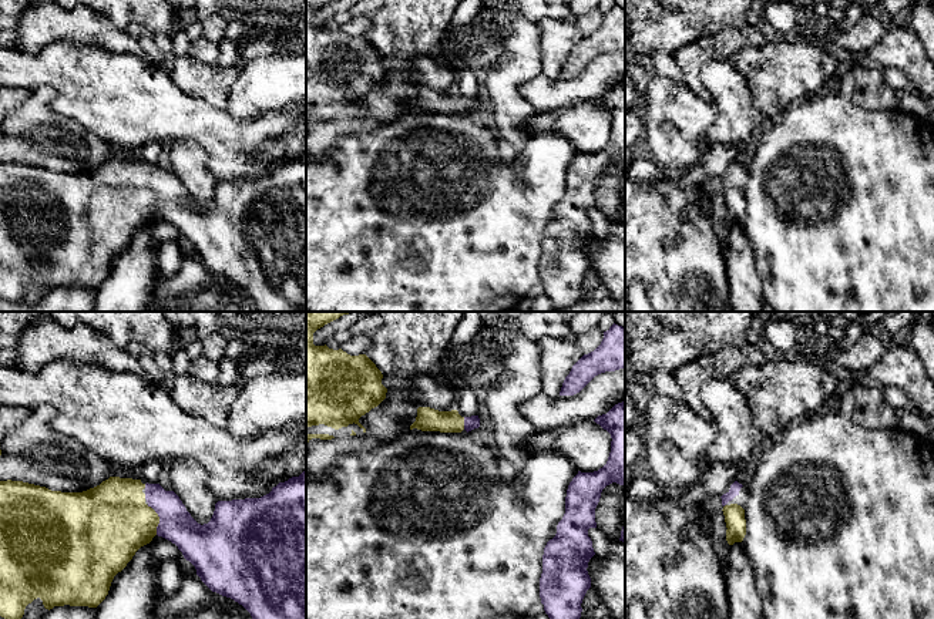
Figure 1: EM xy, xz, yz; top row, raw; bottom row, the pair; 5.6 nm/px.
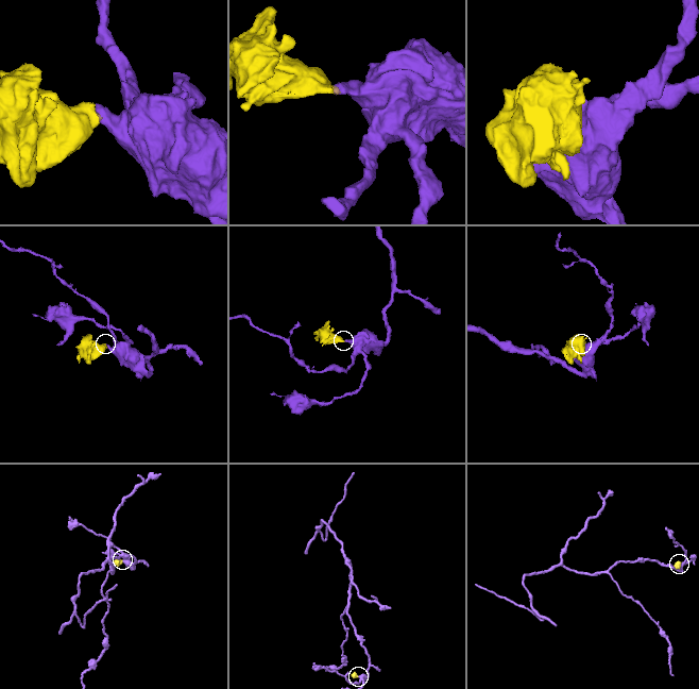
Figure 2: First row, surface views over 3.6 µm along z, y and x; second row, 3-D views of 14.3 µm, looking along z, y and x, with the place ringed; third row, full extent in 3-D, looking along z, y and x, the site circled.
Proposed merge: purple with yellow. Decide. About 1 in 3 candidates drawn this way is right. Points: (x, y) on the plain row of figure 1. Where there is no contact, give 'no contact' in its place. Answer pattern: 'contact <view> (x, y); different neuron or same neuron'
contact xy (160, 204); same neuron

